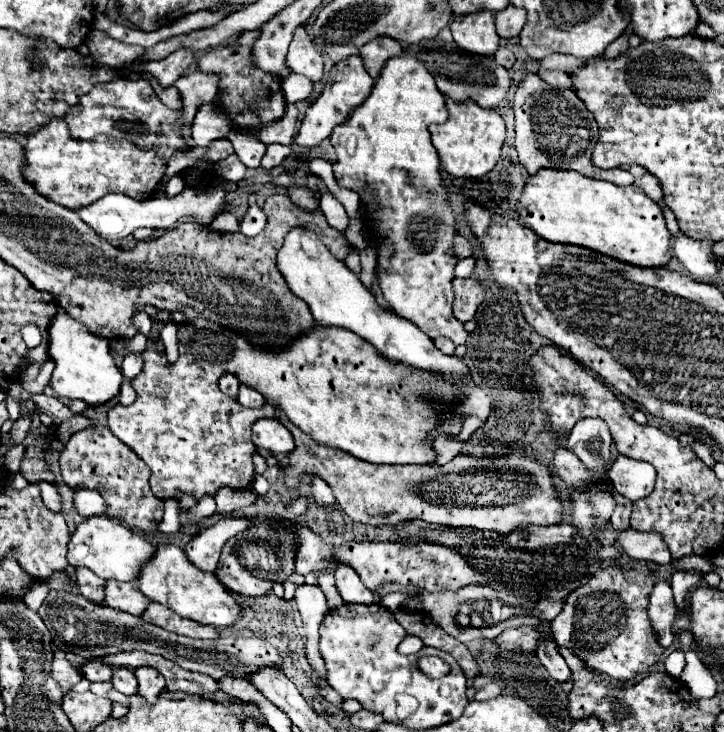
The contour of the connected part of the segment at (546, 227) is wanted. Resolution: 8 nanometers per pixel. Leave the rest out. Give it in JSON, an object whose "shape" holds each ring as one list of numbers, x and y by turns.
{"shape":[[540,168,536,174,528,176,522,196,516,204,516,212,518,212,518,220,524,226,528,226,538,236,550,242,586,246,590,250,614,256,622,262,636,264,636,266,652,266,652,268,666,266,672,258,672,248,670,248,672,236,668,234,668,228,664,224,662,210,636,186,616,186,612,182,588,178,576,170]]}

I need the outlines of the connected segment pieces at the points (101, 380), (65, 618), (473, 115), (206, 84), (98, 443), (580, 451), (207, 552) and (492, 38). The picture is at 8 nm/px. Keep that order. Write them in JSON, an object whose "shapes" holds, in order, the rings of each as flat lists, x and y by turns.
{"shapes":[[[60,312,50,326,50,356,56,360,56,370,52,374,50,386,60,398,80,398,90,406,104,404,120,392,124,374,116,366,108,340,90,334,82,324,72,320,66,312]],[[50,590,42,606,38,608,40,618,48,626,52,634,52,642,58,650,74,652,82,658,92,656,106,656,106,654,118,654,118,652,130,652,130,650,144,650,152,654,160,654,184,670,202,672,212,676,214,680,220,680,224,676,236,676,244,678,246,674,254,672,260,666,278,666,280,654,278,650,262,638,218,638,218,640,196,640,188,636,178,636,174,632,168,632,164,628,152,626,132,614,126,614,122,610,114,610,110,606,96,606,90,600,86,600,80,594,74,592,58,592]],[[446,100,446,104,448,104,448,110,450,110,448,122,430,126,432,144,438,150,442,170,446,170,452,176,482,178,500,160,500,150,502,150,502,144,504,144,504,138,506,138,504,120,498,116,498,112,480,108,474,100,466,100,466,102]],[[190,72,180,76,174,86,180,90,184,98,184,110,186,110,186,122,182,128,182,134,190,138,190,124,194,114,204,102,214,100,218,92,218,76,216,74,206,74,206,72]],[[96,426,72,434,60,454,60,470,62,480,72,490,96,490,108,504,108,518,114,518,120,524,126,524,128,528,146,534,158,532,160,520,154,520,154,502,162,500,156,498,150,490,150,468,144,464,144,460,140,460,140,456,136,456,136,452,132,452,132,448,120,442,108,428]],[[582,418,566,438,566,448,574,452,580,462,592,472,594,480,608,480,612,466,612,436,608,426,598,418]],[[236,514,232,518,224,518,216,522,210,528,200,530,186,546,184,552,188,560,198,566,200,570,214,572,218,566,218,558,222,554,224,544,236,536,238,532,244,532,248,528,248,522,244,520,244,514]],[[476,12,460,16,450,24,452,36,460,48,476,54,494,54,500,44,500,36,494,28,492,12]]]}

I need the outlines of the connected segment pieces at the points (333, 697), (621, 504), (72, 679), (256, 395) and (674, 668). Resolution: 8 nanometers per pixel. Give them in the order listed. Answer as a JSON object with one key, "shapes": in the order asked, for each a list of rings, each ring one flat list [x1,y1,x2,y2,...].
{"shapes":[[[314,678,314,684,320,688,318,692,320,692,320,696,324,696,326,700,330,700,332,704,338,704,338,710,342,710,342,704,344,704,344,698,340,698,332,688,328,690,328,688,324,688,322,684,318,684,318,678]],[[616,494,616,510,610,518,610,524,614,530,628,530,630,528,630,514,632,514,632,502,628,502,624,496]],[[56,656,54,658,54,662,52,662,52,676,60,682,62,690,72,690,82,680,82,672,78,668,74,668,62,656]],[[240,386,240,394,238,394,238,402,246,408,262,408,266,404,266,400,262,398,260,392,252,390,250,386]],[[674,650,674,652,666,658,664,664,666,664,666,672,668,672,670,676,678,678,680,672,682,672,682,668,684,668,684,654,678,652,678,650]]]}

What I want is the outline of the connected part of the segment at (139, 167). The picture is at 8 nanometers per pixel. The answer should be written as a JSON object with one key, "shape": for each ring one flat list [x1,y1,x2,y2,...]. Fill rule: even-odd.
{"shape":[[52,118,46,126,28,136,28,142,24,146,28,168,24,172,24,178,34,182,38,192,66,208,92,204,108,192,124,192,126,196,132,196,136,200,152,198,166,170,166,164,162,160,156,160,152,152,138,150,134,144,128,144,128,150,124,152,119,148,119,143,127,143,126,138,115,141,99,135,94,139,76,140,70,136,70,128,64,118],[98,137,107,141,94,140]]}

